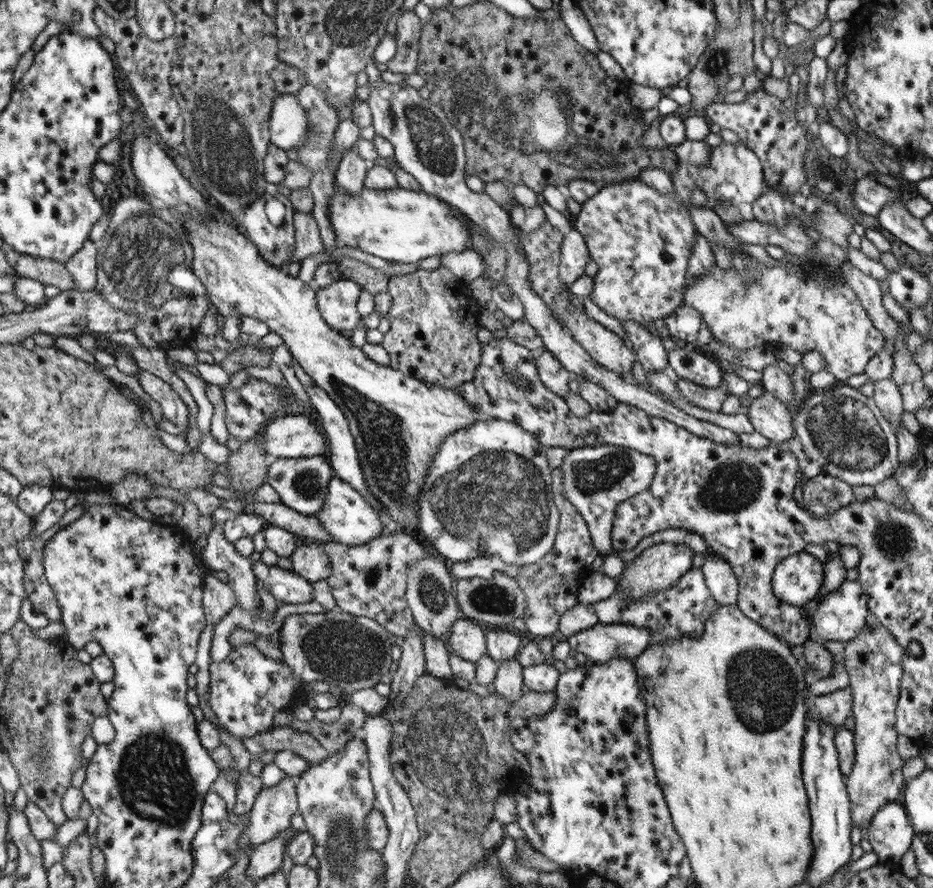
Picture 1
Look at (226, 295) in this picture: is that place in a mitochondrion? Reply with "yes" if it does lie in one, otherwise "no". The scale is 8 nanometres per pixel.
no

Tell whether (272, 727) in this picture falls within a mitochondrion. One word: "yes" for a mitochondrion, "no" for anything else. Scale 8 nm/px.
no

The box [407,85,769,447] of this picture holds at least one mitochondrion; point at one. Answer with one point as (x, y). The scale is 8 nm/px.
(557, 165)

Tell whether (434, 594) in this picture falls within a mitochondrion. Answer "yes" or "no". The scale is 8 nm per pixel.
yes

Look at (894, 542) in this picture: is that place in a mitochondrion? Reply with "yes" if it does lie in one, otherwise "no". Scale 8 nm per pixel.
yes

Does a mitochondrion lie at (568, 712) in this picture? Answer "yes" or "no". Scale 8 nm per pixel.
yes

